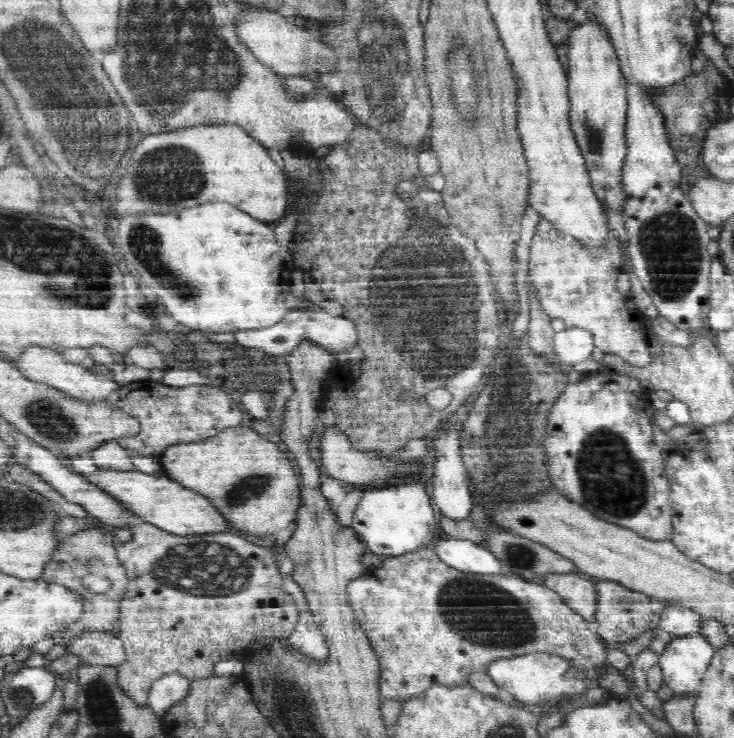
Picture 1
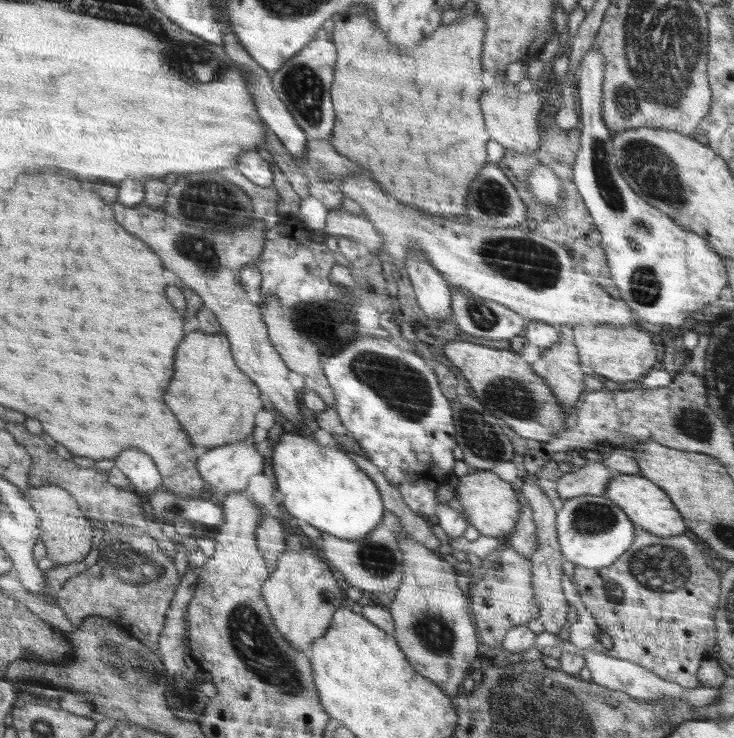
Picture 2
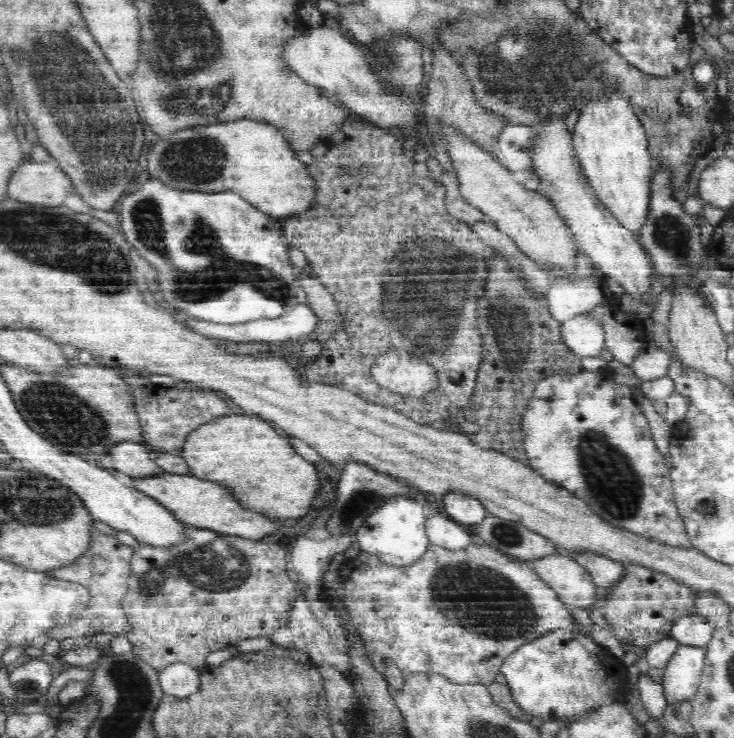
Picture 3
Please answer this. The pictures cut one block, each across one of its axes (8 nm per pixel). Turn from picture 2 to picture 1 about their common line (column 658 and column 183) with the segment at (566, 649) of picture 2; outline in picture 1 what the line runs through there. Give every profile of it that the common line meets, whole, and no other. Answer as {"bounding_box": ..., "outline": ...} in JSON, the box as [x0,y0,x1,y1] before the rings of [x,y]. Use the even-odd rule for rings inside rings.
{"bounding_box":[147,672,191,718],"outline":[[[177,672],[164,674],[152,683],[147,704],[156,716],[163,718],[169,708],[188,696],[190,689],[191,681],[185,676]]]}

